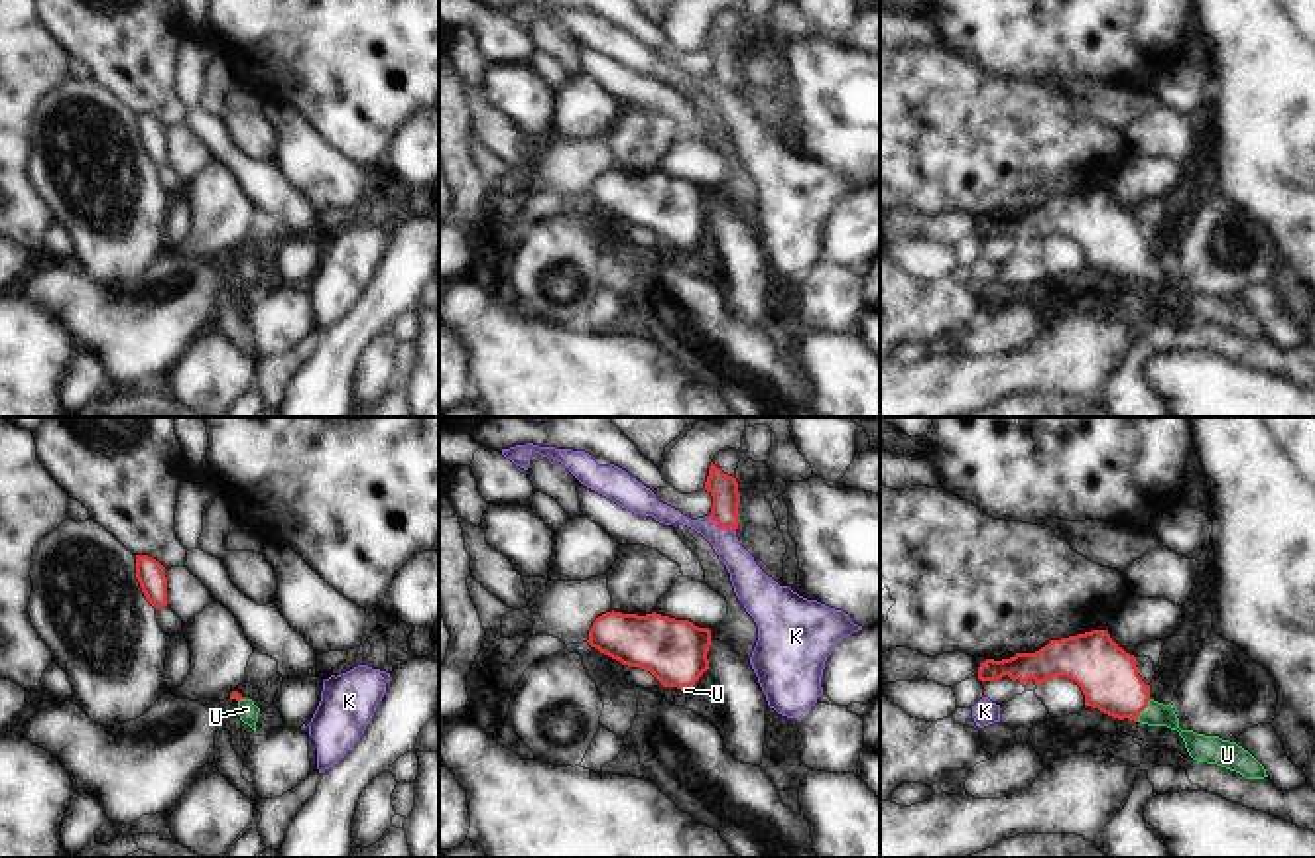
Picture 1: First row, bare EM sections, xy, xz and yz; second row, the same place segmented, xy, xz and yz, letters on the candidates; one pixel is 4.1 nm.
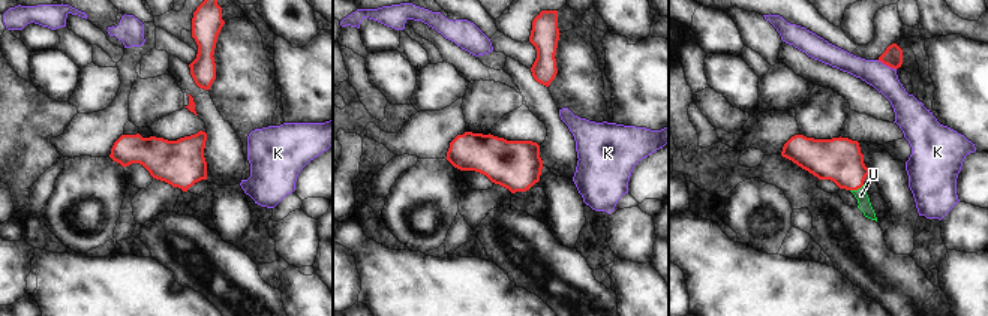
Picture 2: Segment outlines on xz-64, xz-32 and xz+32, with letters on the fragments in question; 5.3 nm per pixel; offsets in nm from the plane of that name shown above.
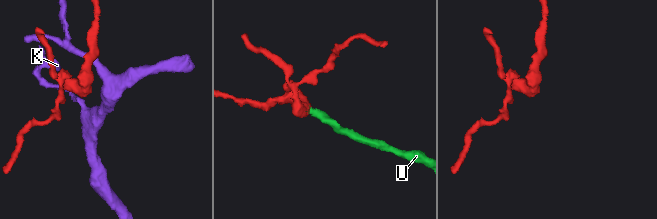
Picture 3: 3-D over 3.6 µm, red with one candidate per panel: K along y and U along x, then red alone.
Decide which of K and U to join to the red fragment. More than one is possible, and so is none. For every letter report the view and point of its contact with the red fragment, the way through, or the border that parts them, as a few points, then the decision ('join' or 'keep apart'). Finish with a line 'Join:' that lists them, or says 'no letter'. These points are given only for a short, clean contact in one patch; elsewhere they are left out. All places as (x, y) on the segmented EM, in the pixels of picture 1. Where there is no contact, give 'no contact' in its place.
K: contact xz (721, 526); border xz (707, 516), (719, 528), (735, 532); keep apart
U: contact yz (1142, 709); way yz (1107, 675), (1142, 709), (1156, 713); join
Join: U

